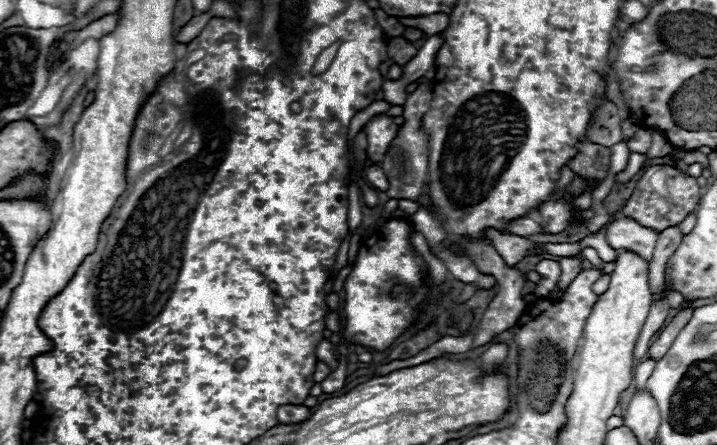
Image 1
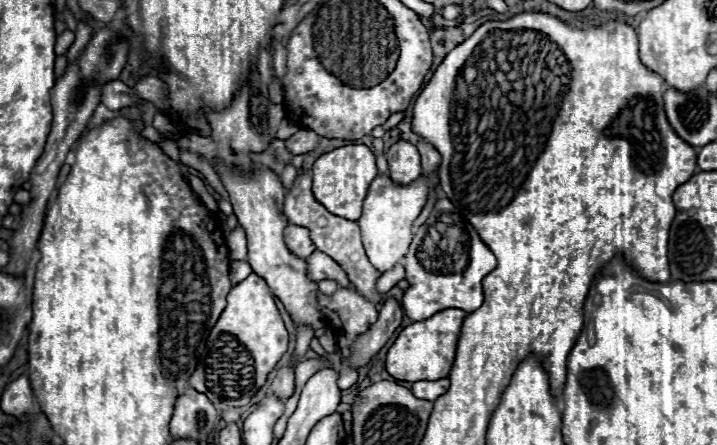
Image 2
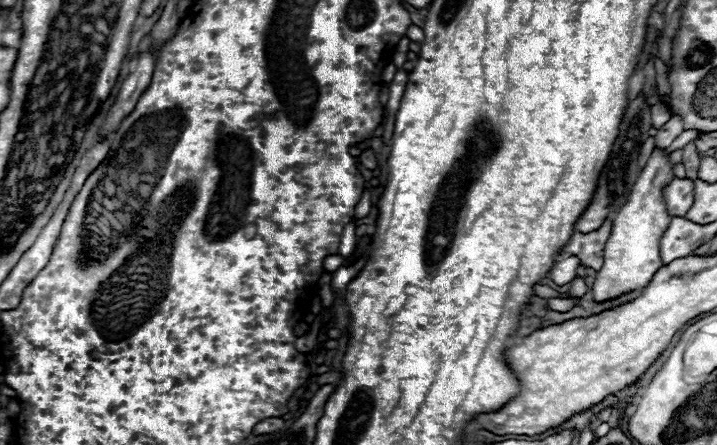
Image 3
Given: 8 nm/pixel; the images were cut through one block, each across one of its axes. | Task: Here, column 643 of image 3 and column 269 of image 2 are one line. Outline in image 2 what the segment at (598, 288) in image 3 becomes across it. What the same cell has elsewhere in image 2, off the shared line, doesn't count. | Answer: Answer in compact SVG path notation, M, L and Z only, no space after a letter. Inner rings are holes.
M224 164L216 166L222 184L230 194L230 202L234 206L234 214L238 216L240 226L248 238L248 264L252 266L254 274L266 280L270 290L280 298L286 312L290 314L296 326L308 326L312 330L324 328L322 312L318 310L318 282L308 278L308 262L304 258L294 256L284 242L284 228L286 216L282 214L282 202L286 190L280 178L268 170L260 168L254 174L242 174L240 170L230 170Z

